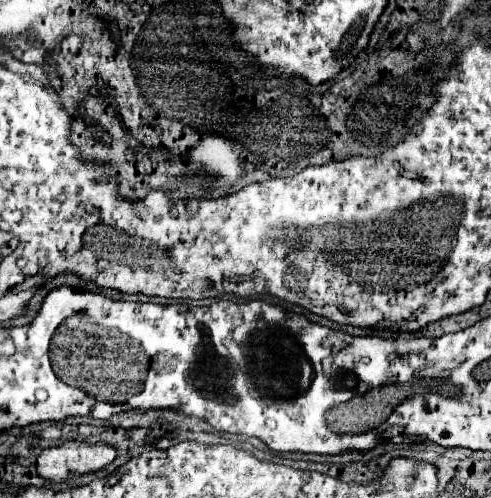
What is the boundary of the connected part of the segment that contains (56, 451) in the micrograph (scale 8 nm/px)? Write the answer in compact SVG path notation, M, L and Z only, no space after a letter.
M65 442L57 448L47 448L37 458L37 474L49 482L65 482L67 474L89 474L109 466L115 460L115 448L107 444Z

